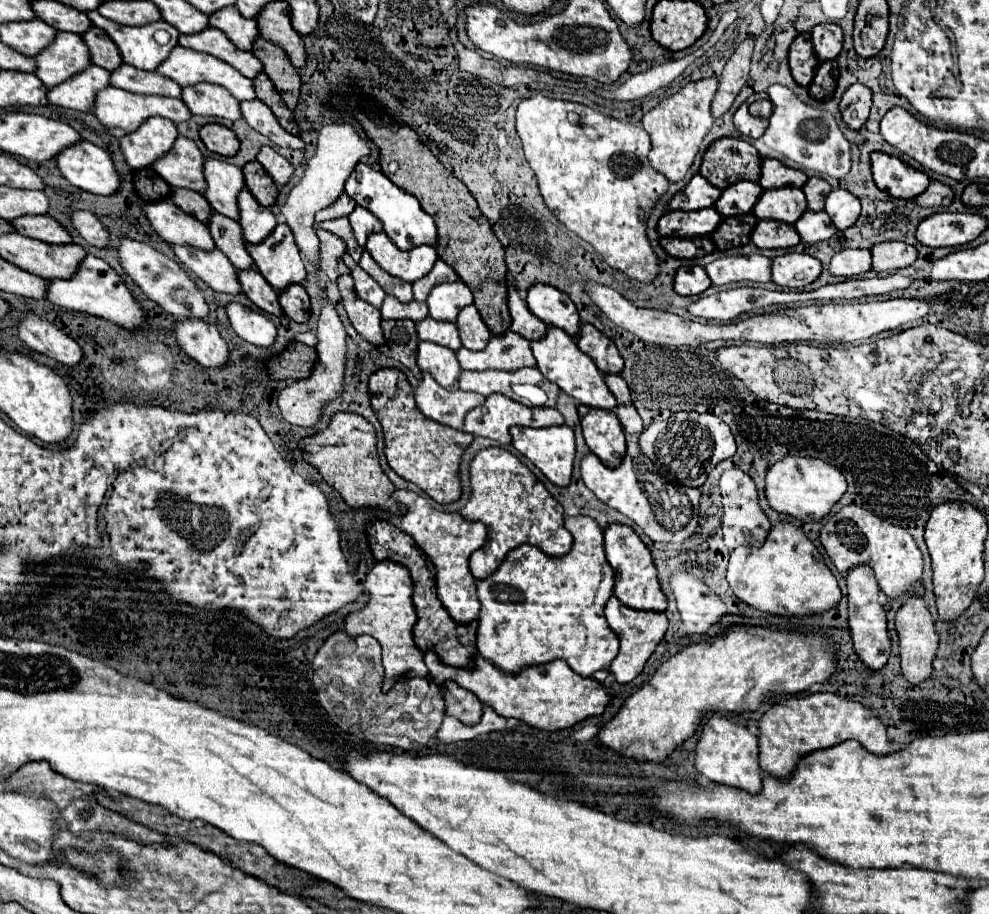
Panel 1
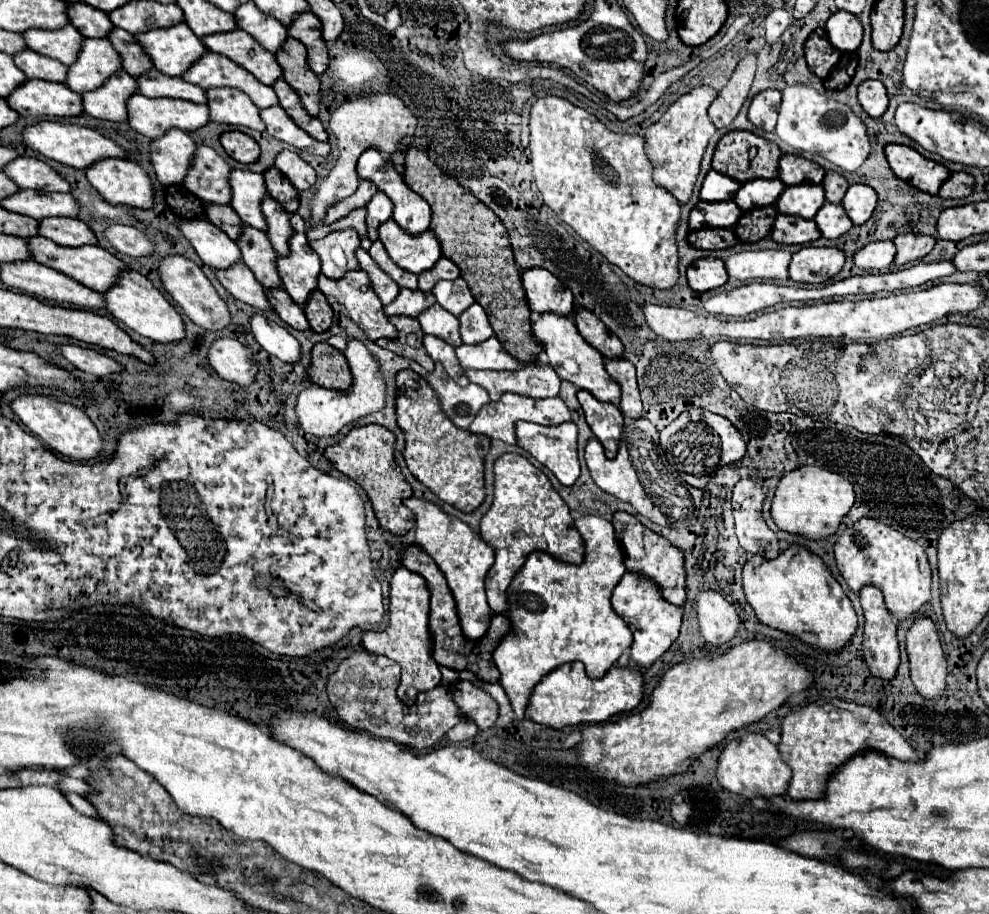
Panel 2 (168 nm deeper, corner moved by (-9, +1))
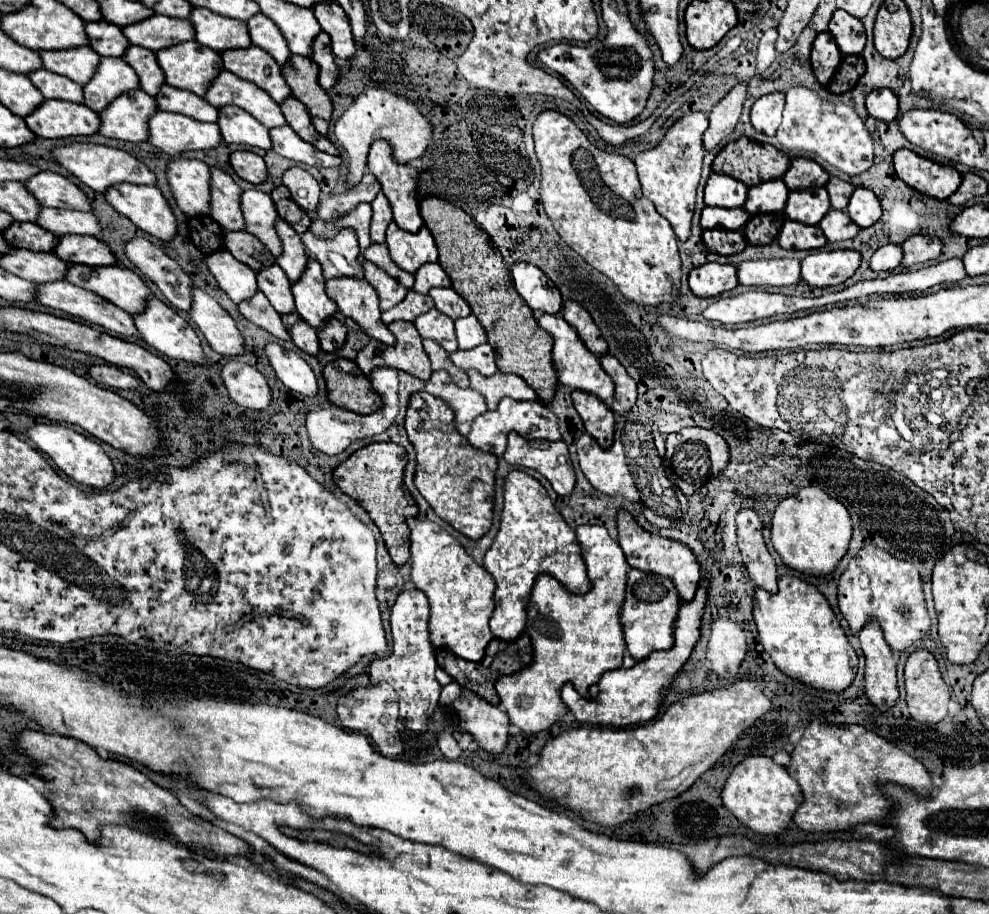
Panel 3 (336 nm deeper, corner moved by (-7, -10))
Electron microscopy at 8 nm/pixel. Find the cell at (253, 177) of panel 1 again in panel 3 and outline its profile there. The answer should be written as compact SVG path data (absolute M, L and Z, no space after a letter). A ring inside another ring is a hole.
M280 185L280 187L276 187L276 189L272 191L272 199L274 199L276 209L278 209L278 213L280 213L280 219L284 219L286 223L290 223L290 225L296 229L296 233L308 231L308 227L310 227L310 223L312 223L310 217L306 215L304 209L300 209L300 207L292 201L290 191L288 191L284 185Z

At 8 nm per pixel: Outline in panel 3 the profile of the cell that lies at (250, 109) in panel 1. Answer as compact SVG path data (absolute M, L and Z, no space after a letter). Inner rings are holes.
M288 125L270 129L270 137L272 137L272 149L278 155L292 159L296 163L304 163L310 167L338 167L342 163L340 157L328 155L328 153L316 149L314 145L306 143L304 139L300 139L296 135L296 131Z

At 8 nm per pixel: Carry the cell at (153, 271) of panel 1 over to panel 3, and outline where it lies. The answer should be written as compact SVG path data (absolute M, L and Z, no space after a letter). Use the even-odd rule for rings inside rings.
M192 287L192 311L190 317L204 333L210 347L222 355L236 357L246 353L244 339L234 323L234 319L214 301L206 291Z

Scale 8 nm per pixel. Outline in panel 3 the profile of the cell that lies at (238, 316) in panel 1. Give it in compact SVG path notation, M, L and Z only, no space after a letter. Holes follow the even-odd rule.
M270 343L266 347L266 355L270 359L270 365L274 367L278 379L292 391L302 393L306 397L318 395L318 383L316 375L310 369L310 365L298 357L294 351L288 351L280 347L278 343Z

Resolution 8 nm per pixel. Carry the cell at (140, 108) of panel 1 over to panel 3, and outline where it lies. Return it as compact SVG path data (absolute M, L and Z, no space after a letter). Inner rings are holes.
M164 111L150 119L150 143L170 157L178 157L184 151L214 149L220 141L218 123L196 123L184 115Z

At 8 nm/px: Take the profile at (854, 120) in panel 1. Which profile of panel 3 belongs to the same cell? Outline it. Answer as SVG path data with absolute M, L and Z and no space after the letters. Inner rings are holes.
M874 89L866 97L868 113L882 121L898 119L898 95L892 89Z

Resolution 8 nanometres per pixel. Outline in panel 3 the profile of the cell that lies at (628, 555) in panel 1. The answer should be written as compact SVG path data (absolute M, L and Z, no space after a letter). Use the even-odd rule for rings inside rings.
M626 509L618 511L618 535L620 535L620 547L630 567L646 573L658 573L658 575L670 577L676 583L680 599L684 601L692 599L700 581L700 563L698 563L698 557L684 543L644 531Z

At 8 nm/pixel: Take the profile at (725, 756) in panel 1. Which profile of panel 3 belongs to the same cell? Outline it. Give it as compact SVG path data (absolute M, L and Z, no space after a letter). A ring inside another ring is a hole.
M758 755L758 757L748 757L734 767L732 775L724 785L722 801L726 809L754 833L780 835L792 821L792 815L796 813L804 797L800 785L788 775L786 767L776 765L770 757Z

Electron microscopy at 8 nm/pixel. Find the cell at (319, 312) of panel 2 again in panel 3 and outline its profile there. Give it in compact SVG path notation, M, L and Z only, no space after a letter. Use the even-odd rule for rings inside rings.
M330 319L330 321L318 331L322 351L334 353L336 349L344 347L344 343L346 343L346 333L348 333L348 329L346 329L344 323L340 323L338 319Z

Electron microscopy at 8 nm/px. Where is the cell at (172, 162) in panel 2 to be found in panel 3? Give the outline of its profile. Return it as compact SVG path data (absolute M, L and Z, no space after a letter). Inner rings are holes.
M174 159L168 165L168 183L178 207L200 217L210 213L210 167L196 159Z

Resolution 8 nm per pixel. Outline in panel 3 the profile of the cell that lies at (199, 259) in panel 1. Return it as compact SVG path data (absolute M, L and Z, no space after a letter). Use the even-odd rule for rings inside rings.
M260 291L252 299L240 303L238 307L240 307L240 313L248 321L252 321L254 325L266 329L268 333L272 333L274 337L278 337L282 341L288 341L290 339L286 327L282 325L282 317L276 313L276 309L268 303L268 299Z

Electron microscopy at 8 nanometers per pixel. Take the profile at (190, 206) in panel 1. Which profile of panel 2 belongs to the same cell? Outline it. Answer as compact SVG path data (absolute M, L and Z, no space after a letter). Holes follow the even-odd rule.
M206 202L206 218L218 226L220 230L224 230L232 240L236 240L242 230L242 220L236 216L236 212L230 206L222 206L222 204L208 204Z

